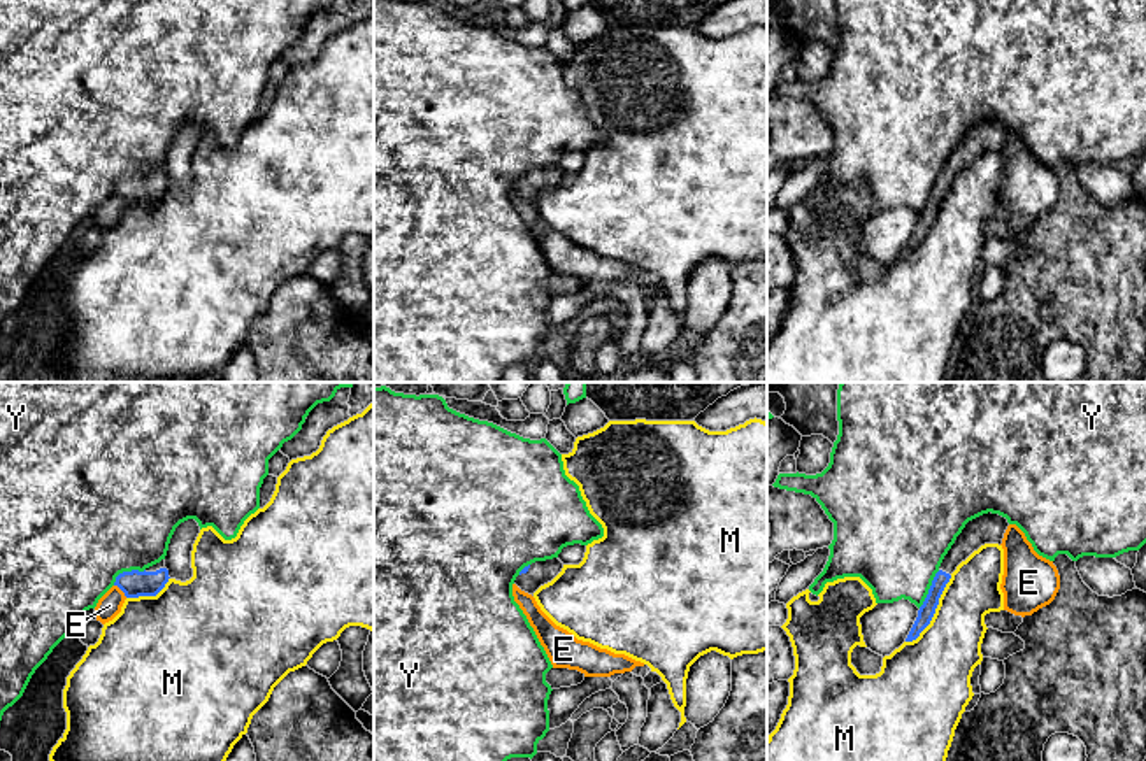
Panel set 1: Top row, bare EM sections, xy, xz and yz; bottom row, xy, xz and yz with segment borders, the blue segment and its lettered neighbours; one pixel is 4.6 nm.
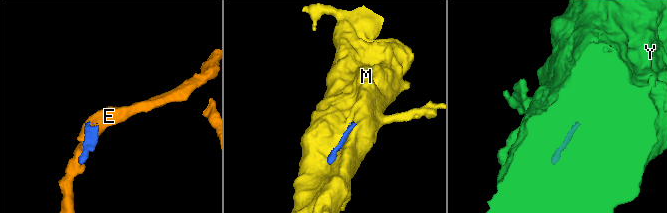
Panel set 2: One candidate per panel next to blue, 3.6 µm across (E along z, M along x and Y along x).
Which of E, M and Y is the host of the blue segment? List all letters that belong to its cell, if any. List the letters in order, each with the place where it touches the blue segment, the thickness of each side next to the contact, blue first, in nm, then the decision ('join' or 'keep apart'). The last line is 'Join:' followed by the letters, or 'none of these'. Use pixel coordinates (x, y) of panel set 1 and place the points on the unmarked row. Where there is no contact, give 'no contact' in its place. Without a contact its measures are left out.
E: xy (121, 197) | 120/110 nm | keep apart
M: yz (934, 220) | 70/320 nm | keep apart
Y: yz (929, 197) | 70/420 nm | keep apart
Join: none of these

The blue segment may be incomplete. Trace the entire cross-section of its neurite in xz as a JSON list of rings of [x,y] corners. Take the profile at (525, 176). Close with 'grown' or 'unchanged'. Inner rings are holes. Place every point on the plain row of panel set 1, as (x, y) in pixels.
[[[558,165],[535,168],[525,174],[519,182],[516,184],[514,191],[534,203],[534,200],[551,189],[563,175],[563,170]]] | grown

